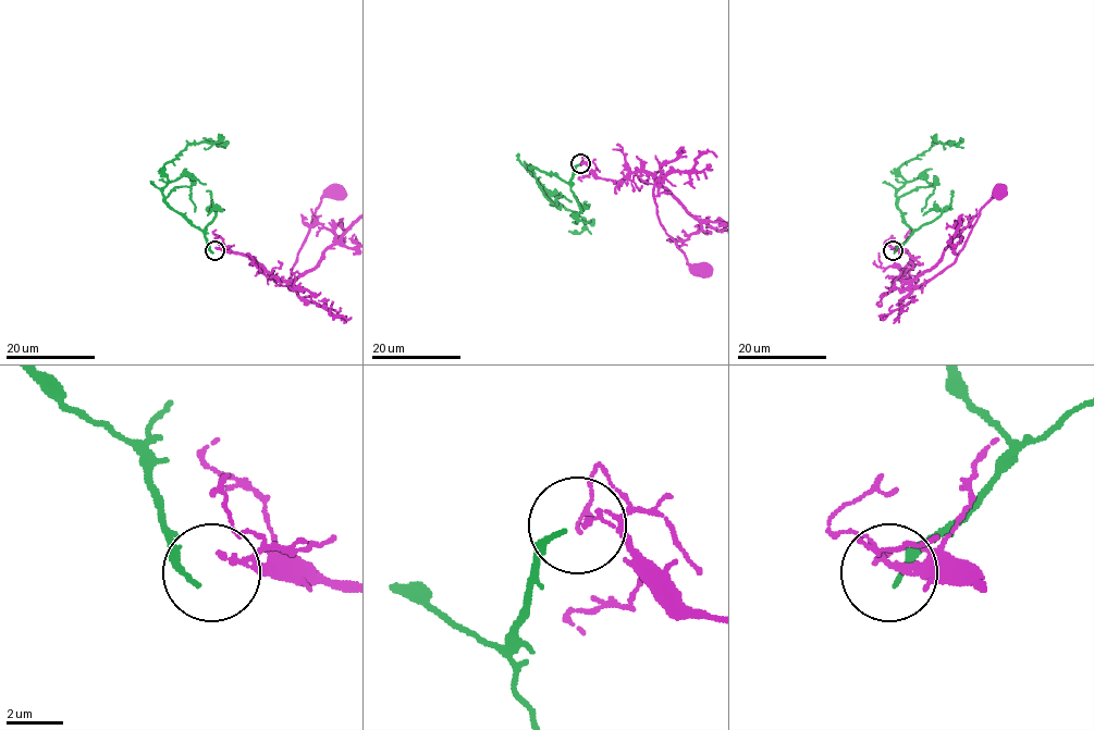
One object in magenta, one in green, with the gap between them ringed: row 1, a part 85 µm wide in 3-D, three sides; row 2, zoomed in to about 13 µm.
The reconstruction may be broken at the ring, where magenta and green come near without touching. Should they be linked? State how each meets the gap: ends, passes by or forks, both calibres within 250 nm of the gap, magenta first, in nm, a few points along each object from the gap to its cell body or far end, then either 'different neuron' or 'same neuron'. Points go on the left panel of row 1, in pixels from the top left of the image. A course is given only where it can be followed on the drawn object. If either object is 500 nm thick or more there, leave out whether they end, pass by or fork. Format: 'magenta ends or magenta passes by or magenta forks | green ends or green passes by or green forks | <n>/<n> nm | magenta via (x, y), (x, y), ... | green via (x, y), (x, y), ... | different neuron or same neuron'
magenta ends | green ends | 200/170 nm | magenta via (216, 249), (250, 257), (275, 279), (297, 280), (334, 239), (314, 217), (323, 197), (337, 193) | green via (212, 252), (203, 231), (168, 205), (162, 193), (167, 162), (188, 145), (218, 144), (203, 138) | different neuron

